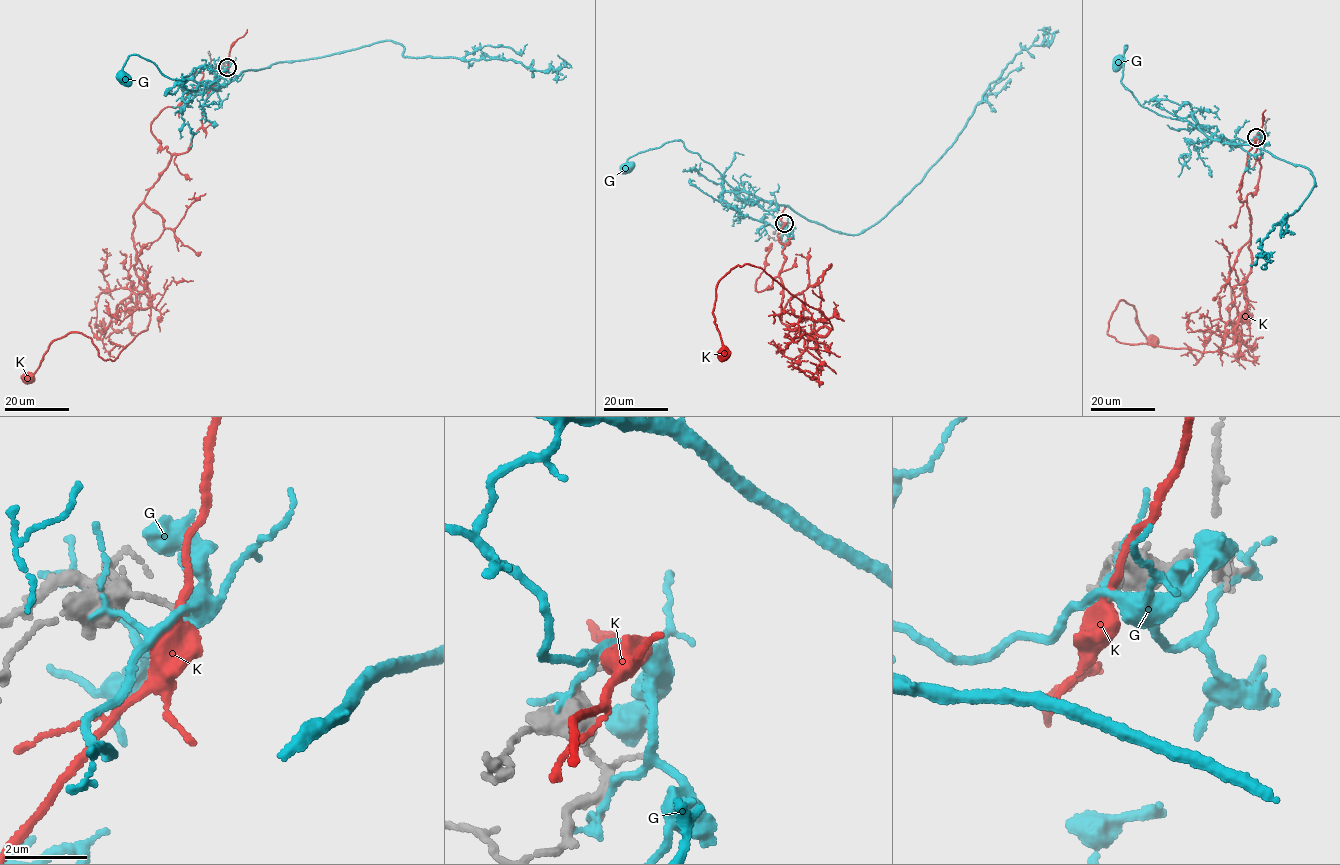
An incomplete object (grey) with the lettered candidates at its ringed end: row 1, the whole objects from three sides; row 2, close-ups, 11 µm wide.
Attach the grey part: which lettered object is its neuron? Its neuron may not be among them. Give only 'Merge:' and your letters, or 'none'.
Merge: none

